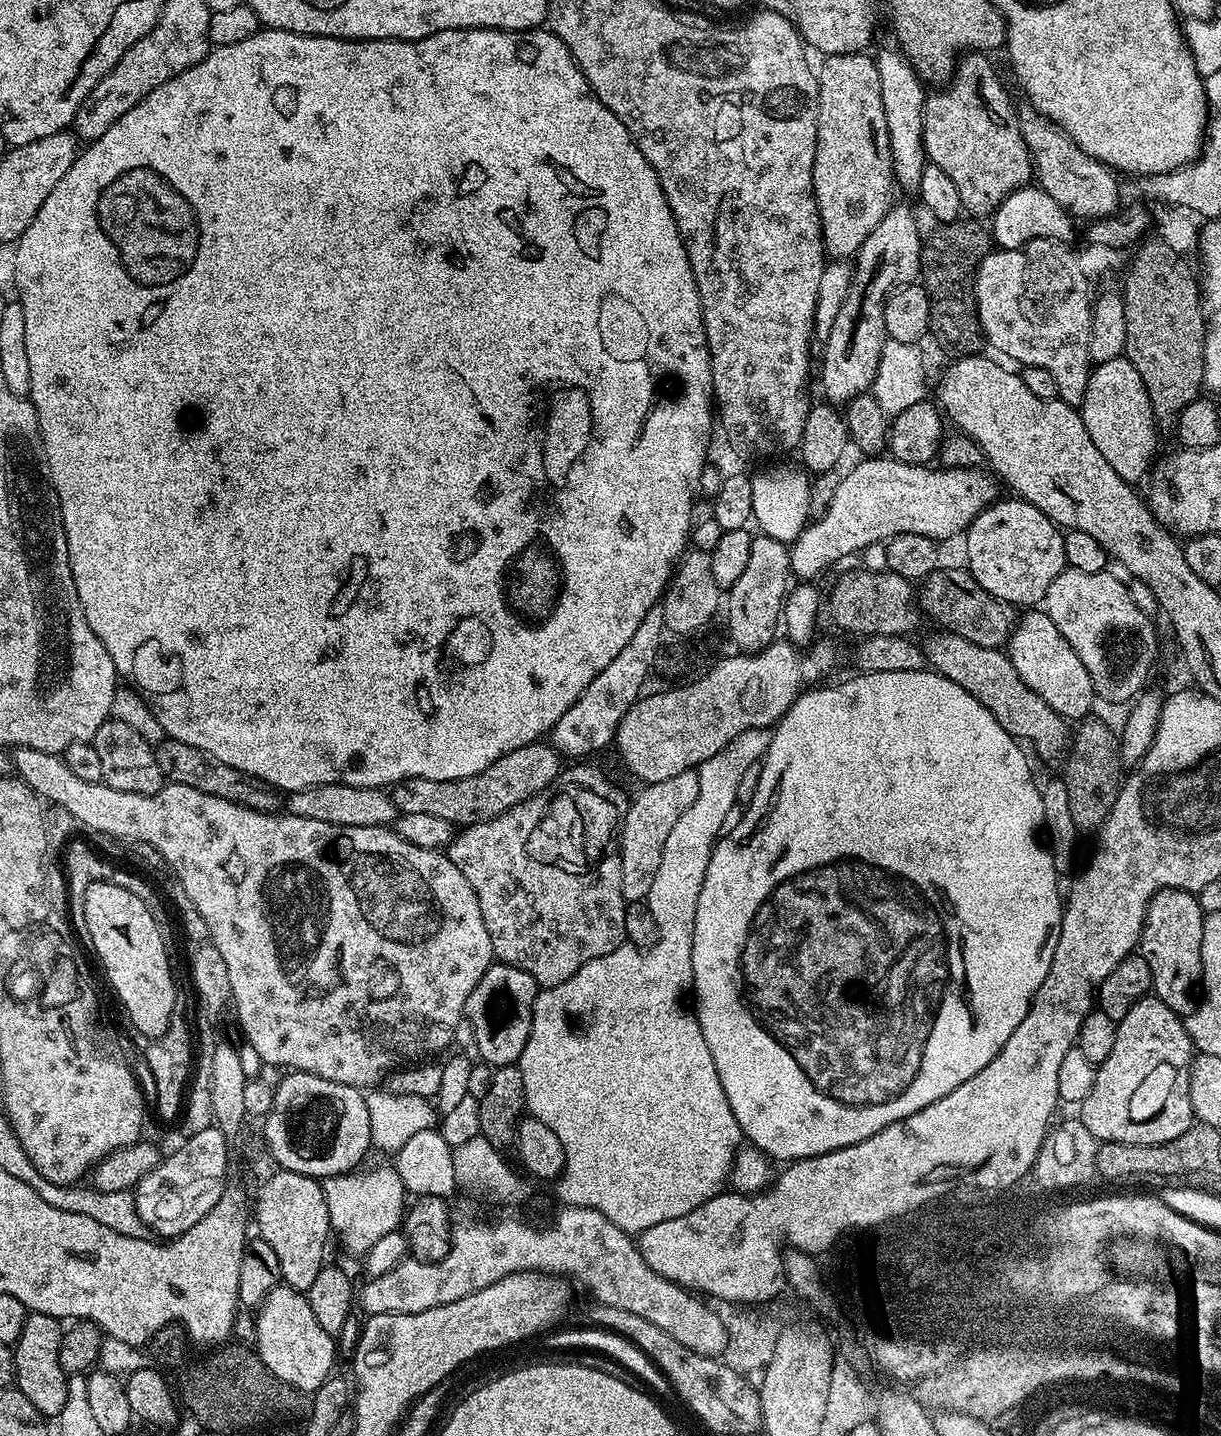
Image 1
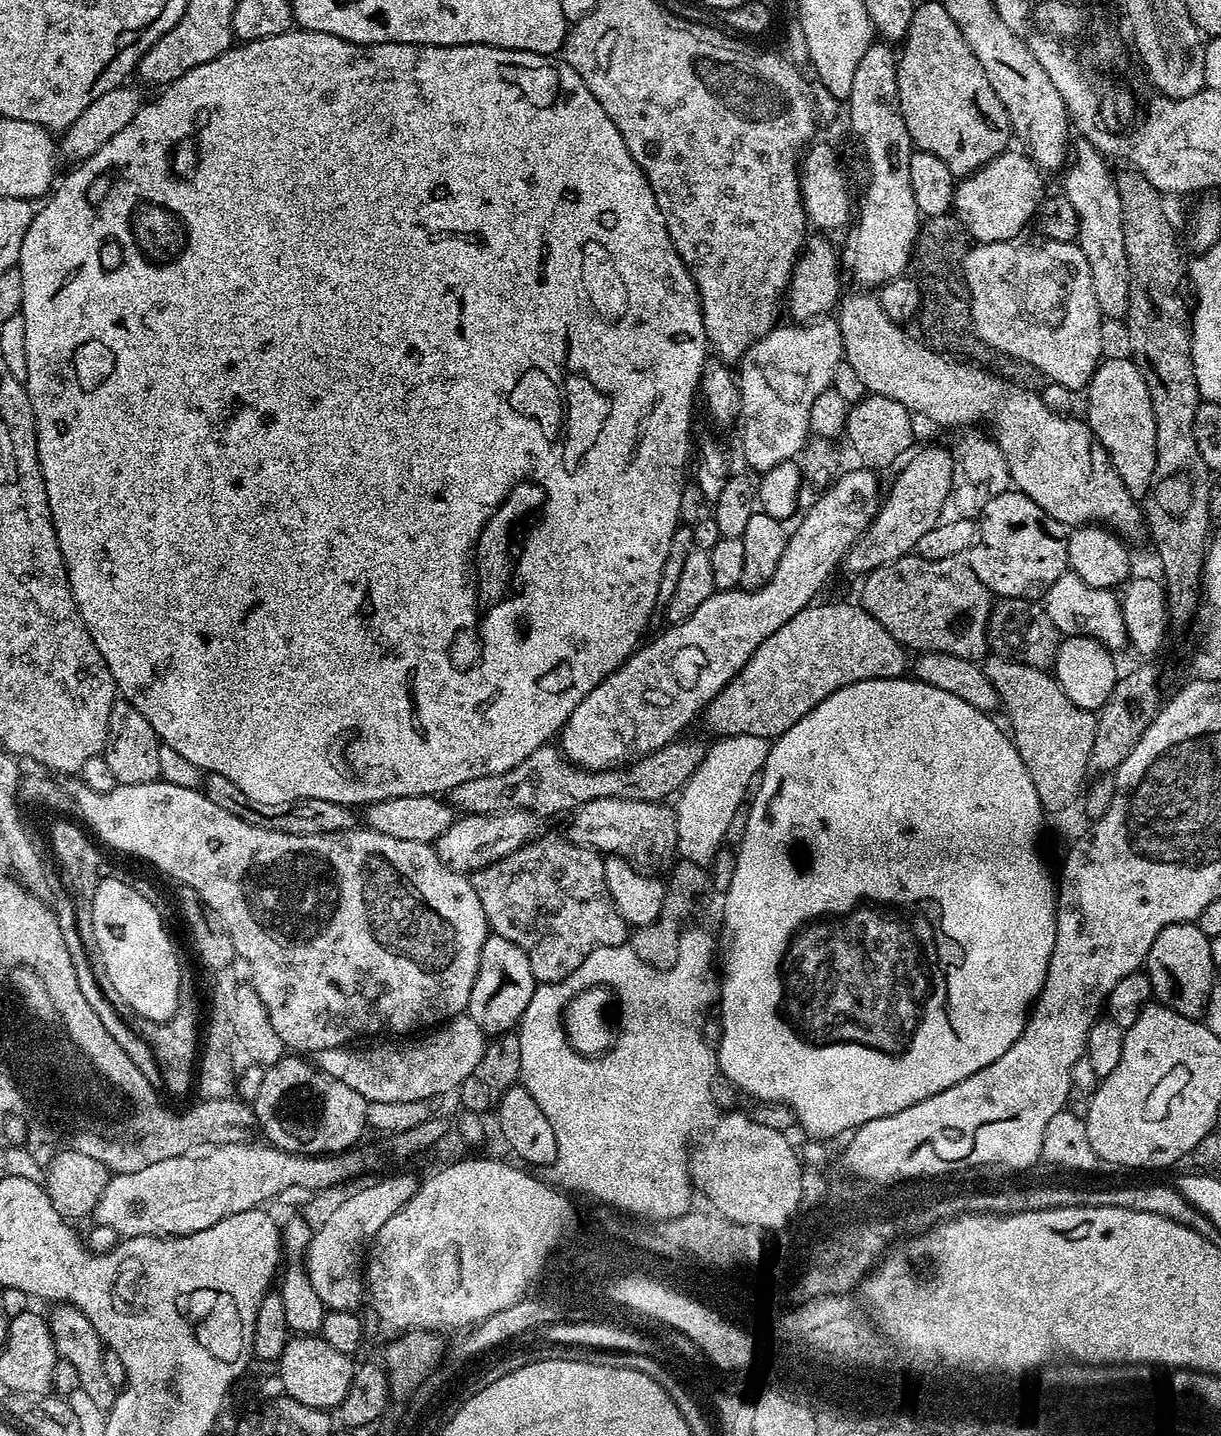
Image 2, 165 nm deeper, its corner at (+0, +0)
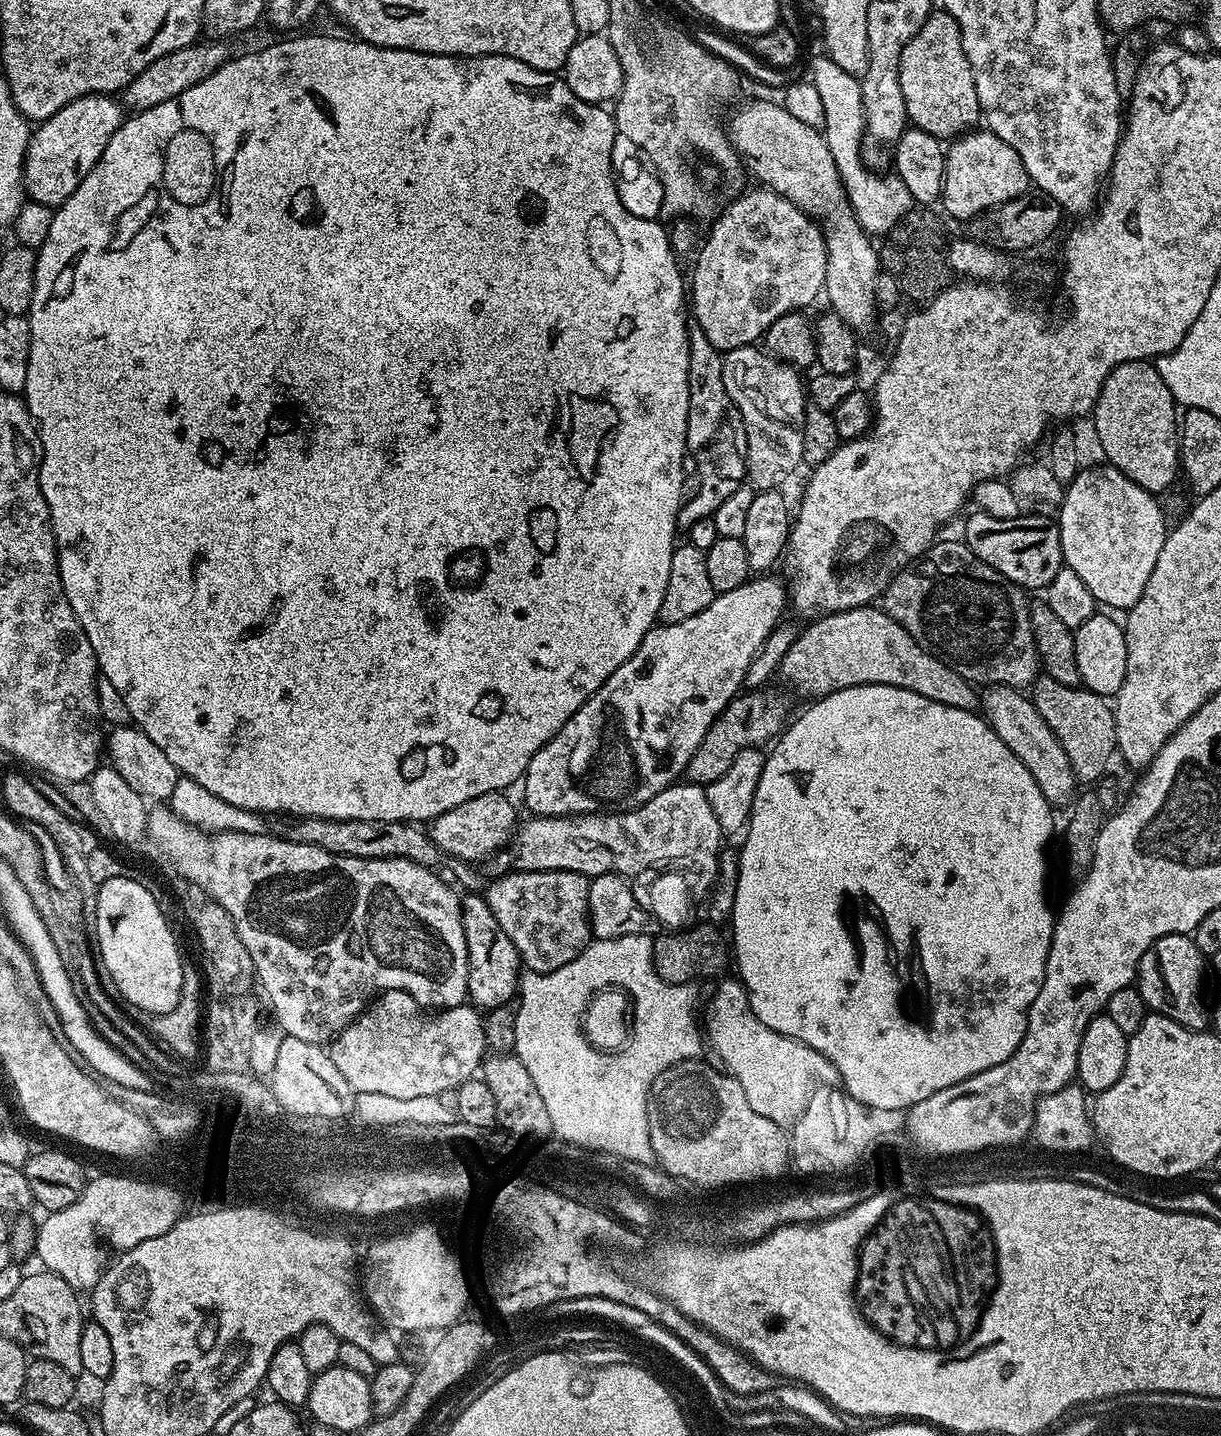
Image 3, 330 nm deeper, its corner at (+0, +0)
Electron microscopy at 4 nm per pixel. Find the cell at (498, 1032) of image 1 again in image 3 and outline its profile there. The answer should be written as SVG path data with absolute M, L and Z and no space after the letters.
M465 895L460 913L468 951L468 1000L480 1010L509 1003L517 995L522 975L520 955L514 942L510 942L506 930L498 926L498 918L494 918L494 910L490 910L483 895Z

